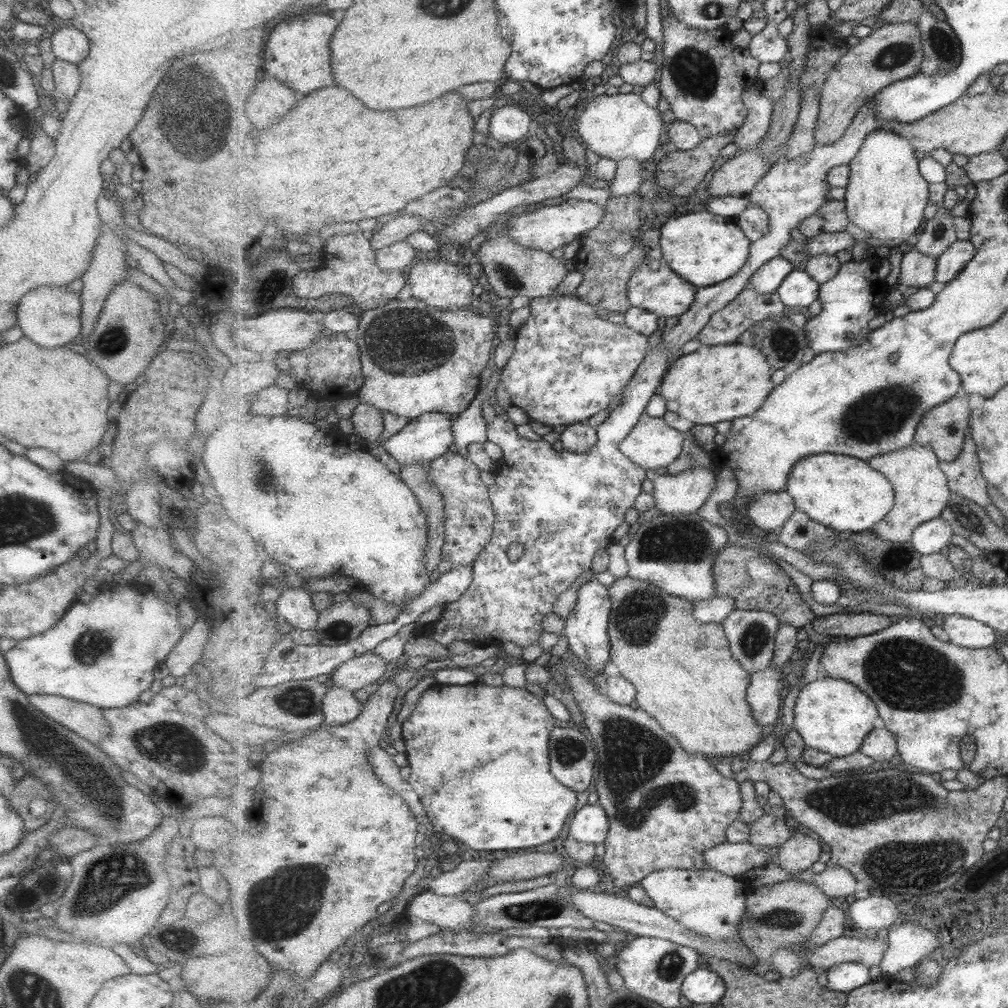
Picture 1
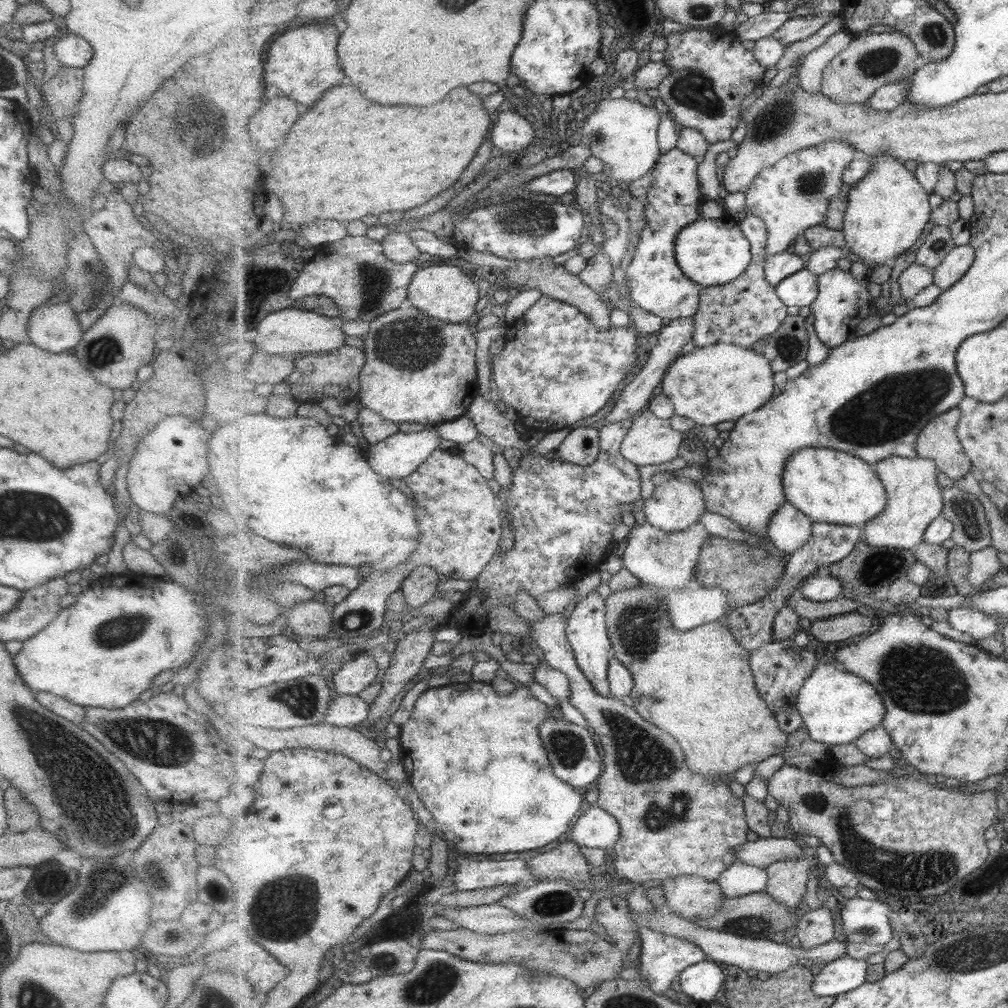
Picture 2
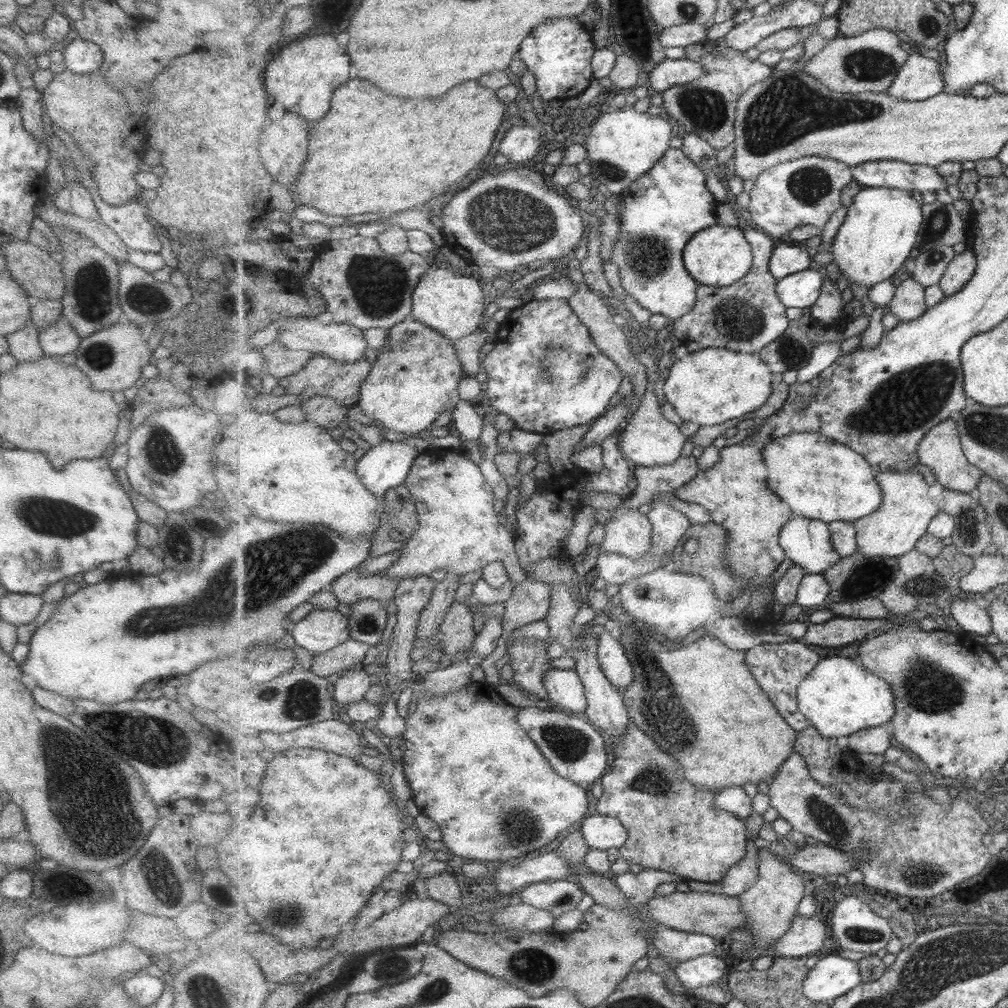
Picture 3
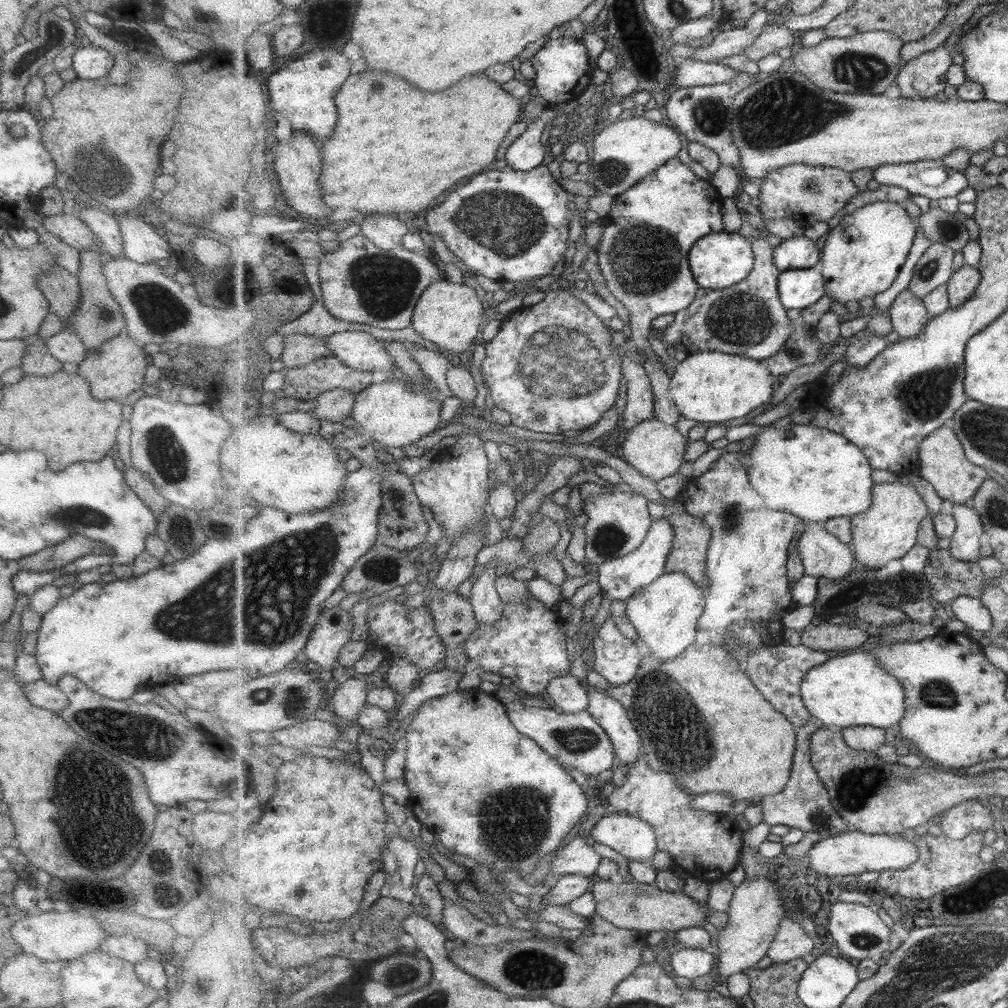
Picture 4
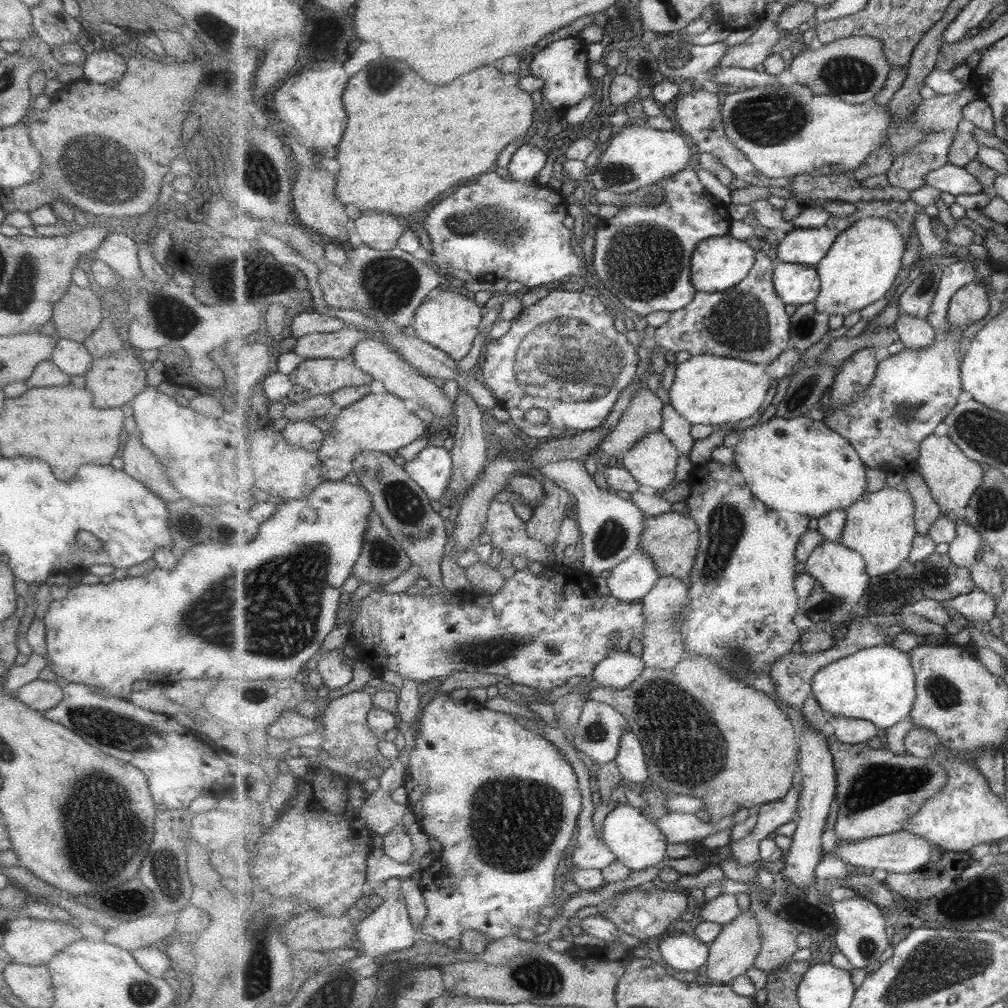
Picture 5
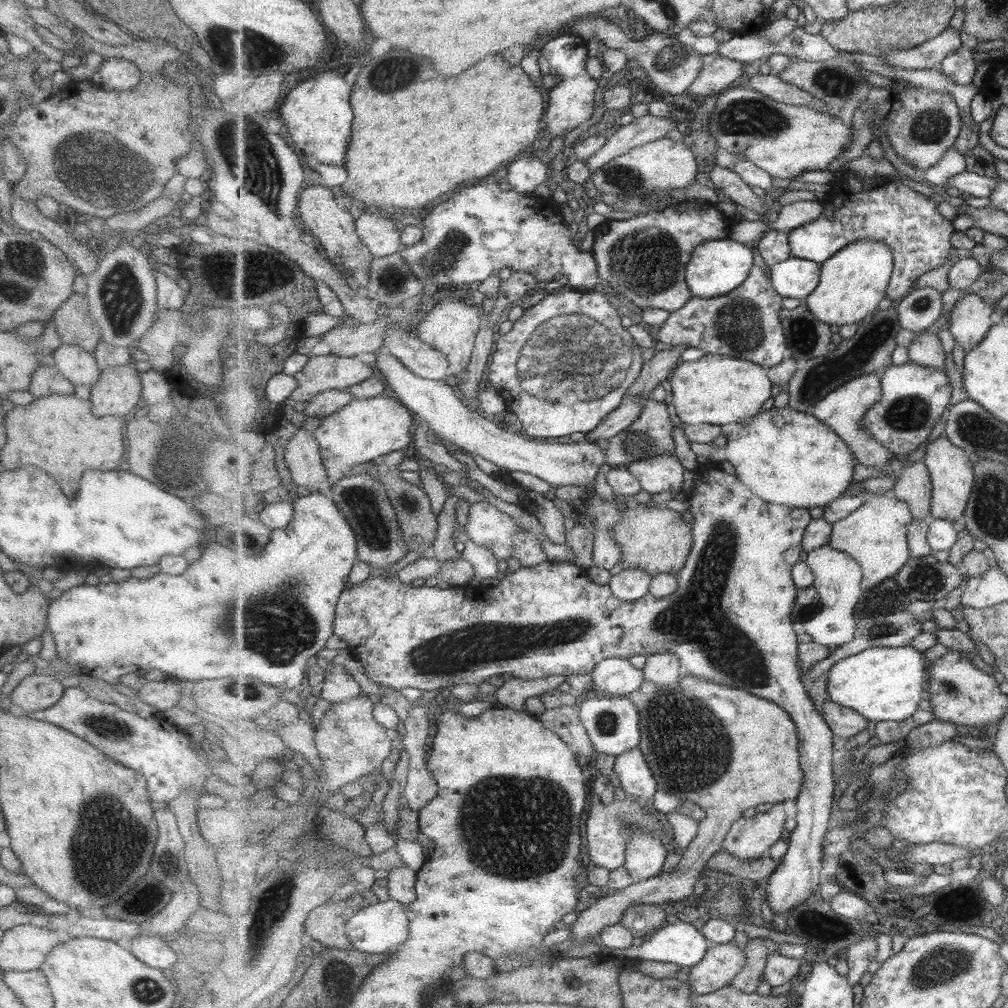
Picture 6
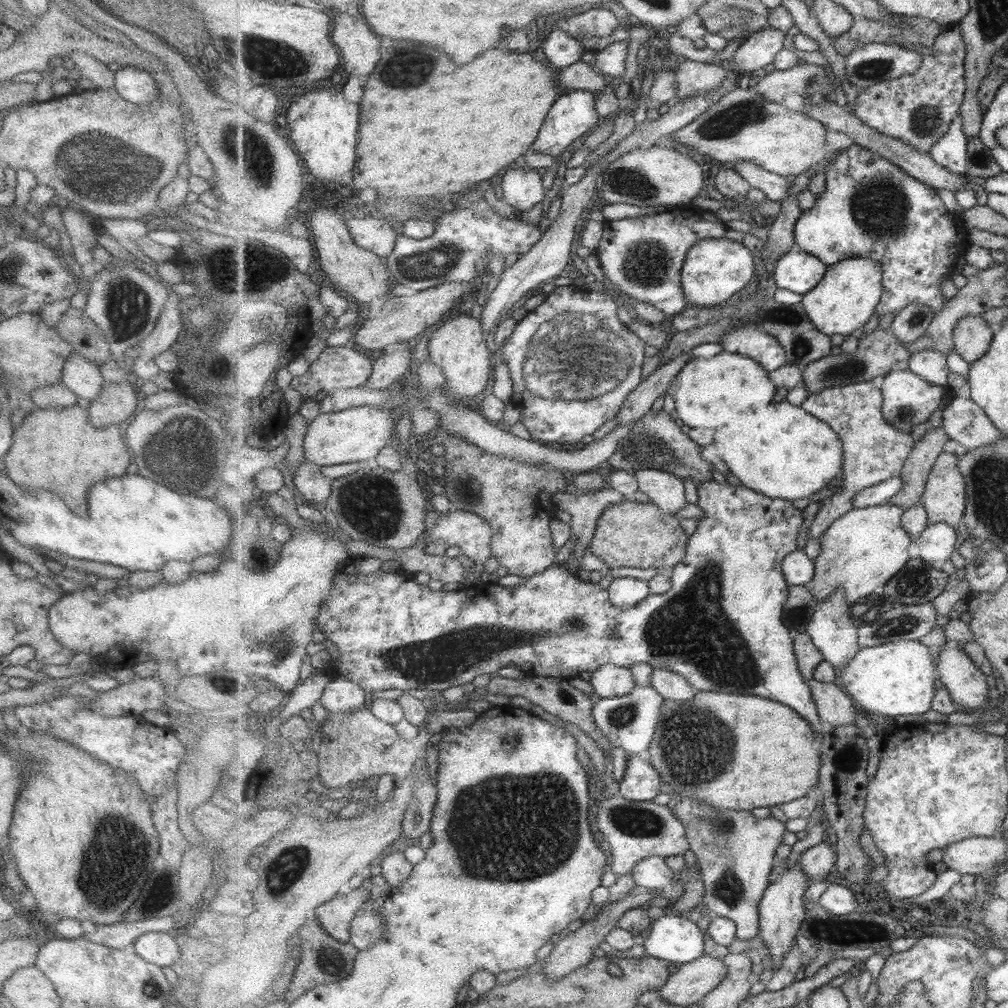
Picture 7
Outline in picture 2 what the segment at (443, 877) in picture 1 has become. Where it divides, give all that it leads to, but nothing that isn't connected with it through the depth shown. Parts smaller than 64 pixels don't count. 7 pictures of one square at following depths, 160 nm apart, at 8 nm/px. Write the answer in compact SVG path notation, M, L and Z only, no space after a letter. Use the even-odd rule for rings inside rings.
M459 858L459 866L456 870L454 870L454 884L456 886L457 891L467 892L472 890L486 889L501 885L514 885L517 882L529 883L532 881L532 870L530 870L530 866L528 866L528 861L523 859L510 859L510 860L486 860L483 858L483 862L477 862L474 860L471 862L471 858Z

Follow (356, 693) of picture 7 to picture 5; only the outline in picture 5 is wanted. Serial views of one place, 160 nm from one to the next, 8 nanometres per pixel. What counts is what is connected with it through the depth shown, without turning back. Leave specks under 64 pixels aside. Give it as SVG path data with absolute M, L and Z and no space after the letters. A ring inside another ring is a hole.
M333 650L331 652L321 652L318 657L318 671L324 678L324 685L329 690L338 690L342 686L347 686L353 680L353 668L350 669L345 660L341 658L343 651Z

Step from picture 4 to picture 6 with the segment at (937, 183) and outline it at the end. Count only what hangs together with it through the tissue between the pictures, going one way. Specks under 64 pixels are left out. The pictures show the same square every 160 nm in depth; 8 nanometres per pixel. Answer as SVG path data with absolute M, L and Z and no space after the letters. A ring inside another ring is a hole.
M971 171L953 176L948 183L954 196L975 196L975 198L988 198L993 194L993 190L999 186L1001 179L993 179Z

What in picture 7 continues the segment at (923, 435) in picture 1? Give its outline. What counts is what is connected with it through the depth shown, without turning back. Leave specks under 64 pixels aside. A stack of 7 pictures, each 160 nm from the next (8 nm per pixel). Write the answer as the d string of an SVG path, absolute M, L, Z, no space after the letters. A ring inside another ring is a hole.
M943 451L930 472L926 491L922 498L922 502L928 512L929 525L946 522L958 531L963 529L961 518L964 518L966 515L968 484L959 463L957 454Z

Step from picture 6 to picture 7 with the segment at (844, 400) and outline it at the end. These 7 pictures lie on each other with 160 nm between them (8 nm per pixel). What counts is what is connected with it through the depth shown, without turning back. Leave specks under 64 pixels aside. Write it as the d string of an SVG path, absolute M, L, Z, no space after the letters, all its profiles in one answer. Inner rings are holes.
M875 382L829 388L819 394L808 395L800 405L813 416L827 422L844 442L844 469L840 474L842 491L822 501L816 517L811 520L808 538L820 539L831 525L854 509L852 498L871 485L878 485L899 477L916 443L909 432L891 427L883 416L884 394Z

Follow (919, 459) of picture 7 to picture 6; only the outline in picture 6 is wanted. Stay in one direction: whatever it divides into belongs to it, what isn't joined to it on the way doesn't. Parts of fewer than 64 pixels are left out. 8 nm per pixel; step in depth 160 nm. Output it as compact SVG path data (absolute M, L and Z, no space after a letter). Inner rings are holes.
M920 461L903 467L891 494L910 504L915 519L925 520L932 516L933 491L929 469Z

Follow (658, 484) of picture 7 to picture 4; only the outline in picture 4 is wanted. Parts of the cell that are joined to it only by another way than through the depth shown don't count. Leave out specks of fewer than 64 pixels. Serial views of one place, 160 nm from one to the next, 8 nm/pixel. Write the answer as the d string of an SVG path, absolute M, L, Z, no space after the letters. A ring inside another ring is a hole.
M653 417L634 426L629 434L622 437L622 443L623 459L645 476L657 481L679 472L679 468L686 461L684 456L689 441L675 428L675 425L665 424L657 417Z

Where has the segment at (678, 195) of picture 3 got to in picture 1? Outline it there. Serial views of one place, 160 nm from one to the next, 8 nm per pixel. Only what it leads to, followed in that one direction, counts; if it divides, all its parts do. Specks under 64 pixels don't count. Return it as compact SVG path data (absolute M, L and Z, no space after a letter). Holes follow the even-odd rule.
M662 261L662 266L657 270L642 268L637 274L633 275L629 286L629 297L633 307L641 307L657 316L680 317L694 303L698 294L698 288L692 286L679 276L673 268L666 266Z

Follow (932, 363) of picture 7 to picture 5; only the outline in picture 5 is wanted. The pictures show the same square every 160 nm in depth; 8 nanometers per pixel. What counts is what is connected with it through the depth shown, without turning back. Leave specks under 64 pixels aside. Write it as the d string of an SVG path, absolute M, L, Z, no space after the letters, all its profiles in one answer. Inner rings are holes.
M903 311L898 314L895 327L903 344L915 350L927 348L938 333L938 329L928 319L922 319Z

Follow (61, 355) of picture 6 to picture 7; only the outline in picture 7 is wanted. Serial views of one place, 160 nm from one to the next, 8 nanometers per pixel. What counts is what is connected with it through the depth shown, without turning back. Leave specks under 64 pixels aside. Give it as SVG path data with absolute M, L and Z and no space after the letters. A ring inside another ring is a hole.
M75 352L65 359L60 380L75 396L89 401L98 396L105 381L95 363Z

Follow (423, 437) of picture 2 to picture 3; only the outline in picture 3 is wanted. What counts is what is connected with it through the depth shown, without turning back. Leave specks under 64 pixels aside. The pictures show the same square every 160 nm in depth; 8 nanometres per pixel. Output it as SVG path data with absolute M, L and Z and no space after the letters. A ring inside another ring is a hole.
M380 439L358 461L358 475L380 499L390 488L405 484L420 450L411 444Z

